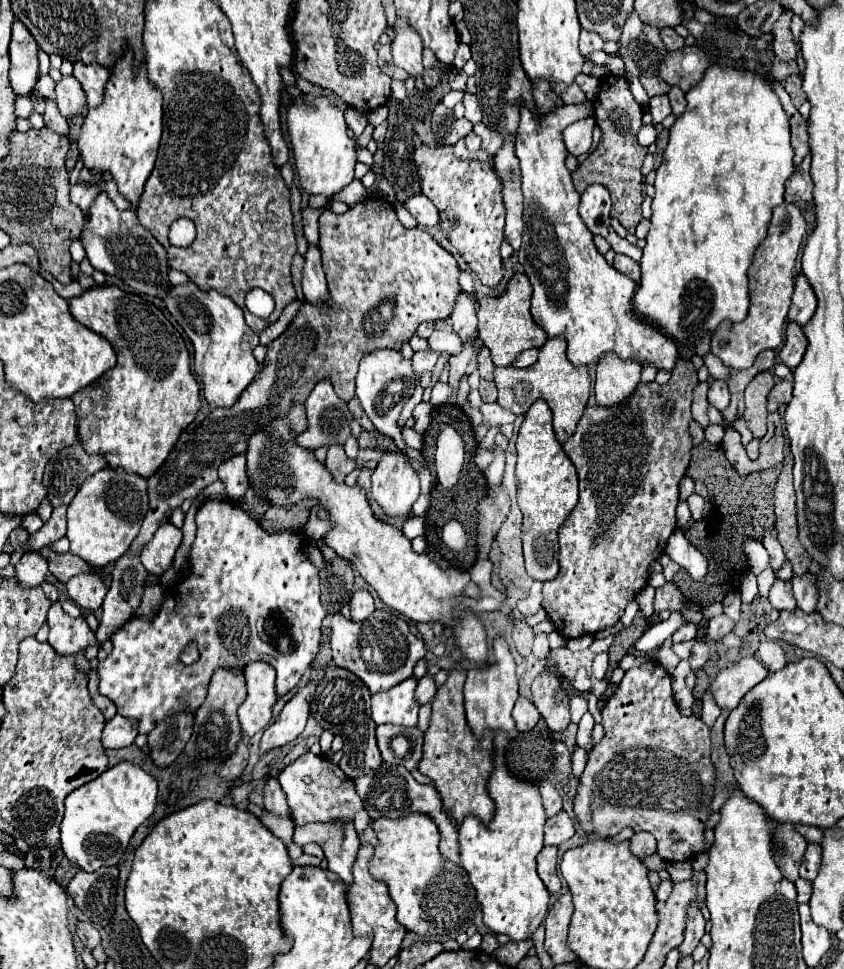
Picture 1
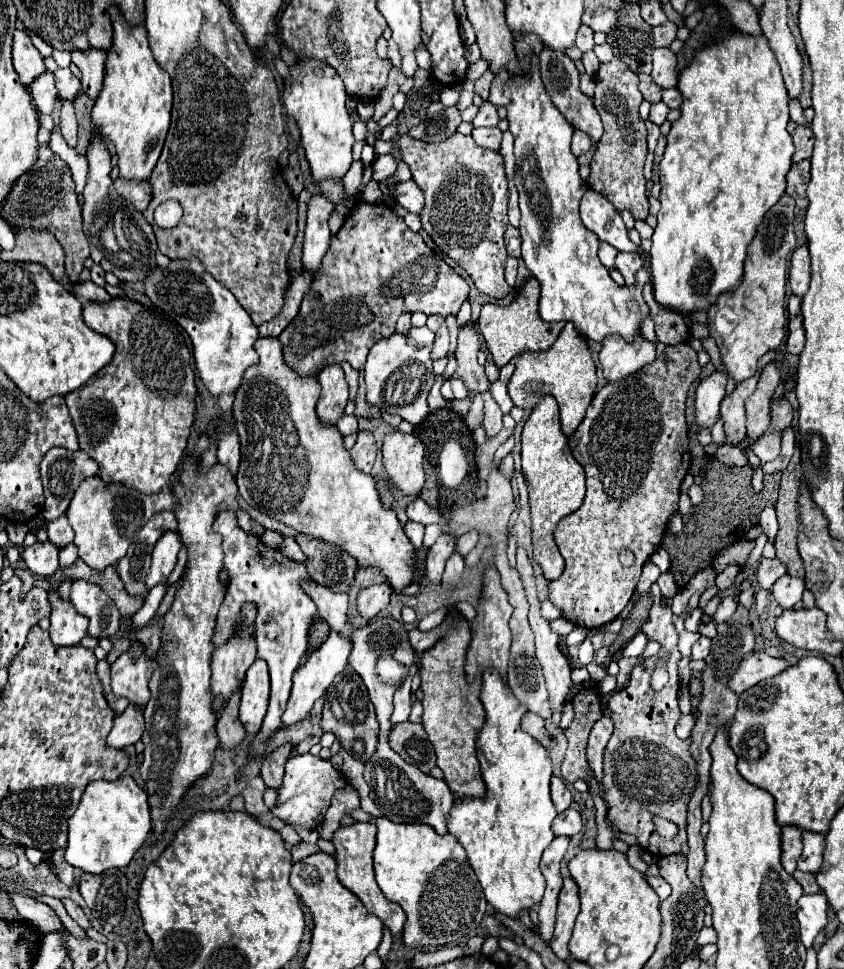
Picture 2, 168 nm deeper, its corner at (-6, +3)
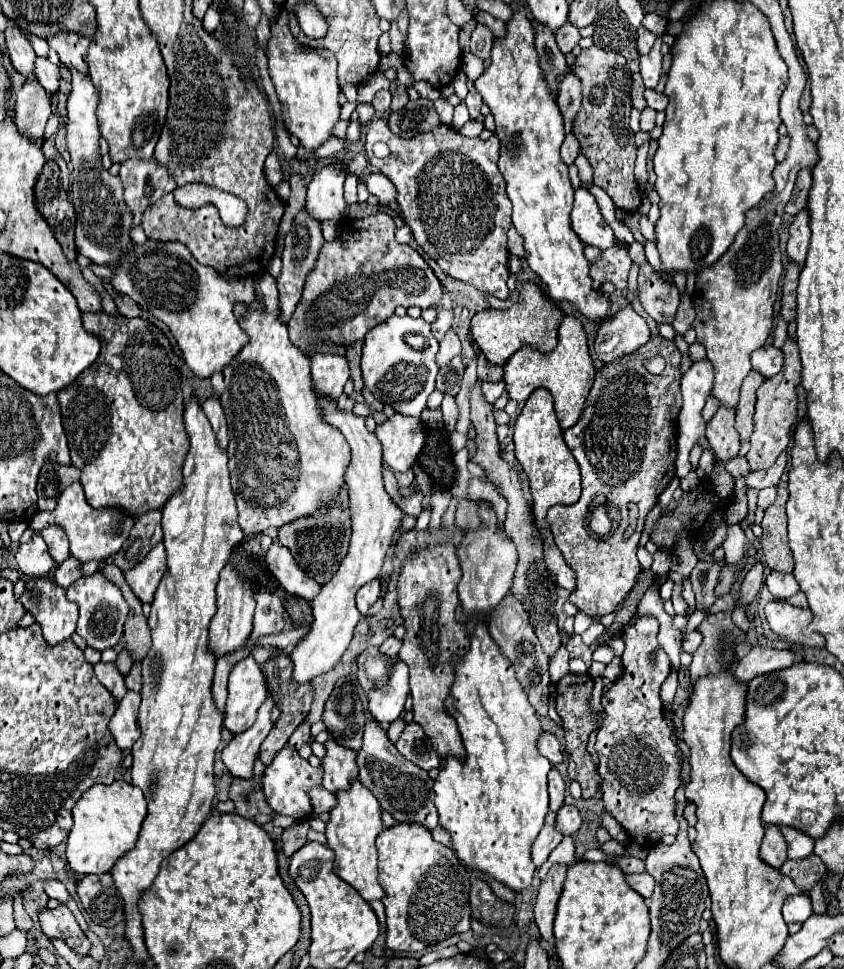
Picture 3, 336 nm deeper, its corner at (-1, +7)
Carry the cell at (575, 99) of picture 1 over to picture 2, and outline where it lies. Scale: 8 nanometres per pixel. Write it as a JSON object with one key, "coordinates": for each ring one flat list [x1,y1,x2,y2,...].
{"coordinates":[[543,48,541,56,539,56,539,66,541,66,541,78,547,88,547,94,551,96,551,100,559,108,559,112,567,118,569,124,573,124,575,128,581,128,583,132,589,132,591,140,597,142,603,134,603,124,601,124,601,118,597,114,595,106,593,106,593,100,579,90,579,72,577,72,573,60,567,54,549,52,547,48]]}

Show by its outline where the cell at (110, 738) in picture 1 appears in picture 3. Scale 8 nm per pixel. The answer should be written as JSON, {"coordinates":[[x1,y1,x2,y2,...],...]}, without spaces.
{"coordinates":[[126,692,126,696,118,702,116,714,110,720,110,732,120,750,130,750,134,742,140,738,138,706,140,706,140,694]]}

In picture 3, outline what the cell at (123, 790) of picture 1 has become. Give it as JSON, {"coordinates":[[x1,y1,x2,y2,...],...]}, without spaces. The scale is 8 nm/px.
{"coordinates":[[116,780,108,786,96,784,76,802,72,816,74,826,66,842,68,866,78,874,104,874,112,870,112,864,128,852,128,848,134,848,140,824,146,816,146,798,140,788,124,780]]}

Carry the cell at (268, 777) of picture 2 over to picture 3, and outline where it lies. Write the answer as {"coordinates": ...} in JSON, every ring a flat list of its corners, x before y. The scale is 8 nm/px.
{"coordinates":[[278,654,274,658,270,658,268,662,262,664,262,672,266,676,266,686,268,690,272,692,272,698,276,702,276,706,280,708,280,718,276,720,276,724,272,726,270,734,266,736,266,740,262,742,260,746,260,758,264,764,270,764,270,760,276,756,278,750,282,750,290,738,290,734,294,732,294,728,304,722,304,718,308,716,310,712,310,704,312,704,312,698,314,698,314,688,312,684,298,684,292,676,292,660,288,654]]}

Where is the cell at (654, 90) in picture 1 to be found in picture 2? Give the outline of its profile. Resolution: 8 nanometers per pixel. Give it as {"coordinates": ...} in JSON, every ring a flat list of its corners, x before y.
{"coordinates":[[639,74,639,90,645,96,645,100,649,100,649,102,659,102,661,100,661,94,663,94,663,88,659,88,651,80,649,74]]}

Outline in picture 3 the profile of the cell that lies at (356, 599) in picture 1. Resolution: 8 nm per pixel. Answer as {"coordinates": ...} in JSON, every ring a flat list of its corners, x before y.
{"coordinates":[[372,580,368,584,364,584,358,594,356,594,356,608,360,610,362,616,368,614,368,608,380,598,380,582,378,580]]}

